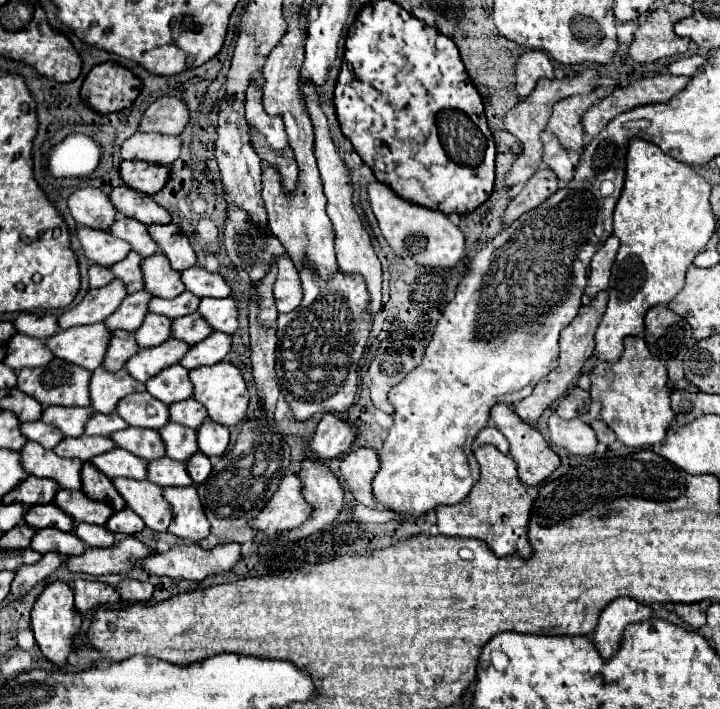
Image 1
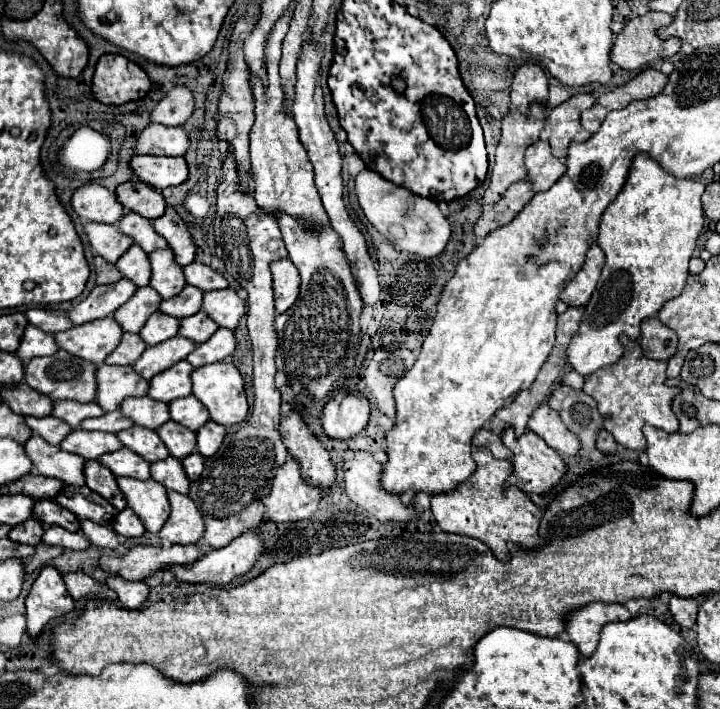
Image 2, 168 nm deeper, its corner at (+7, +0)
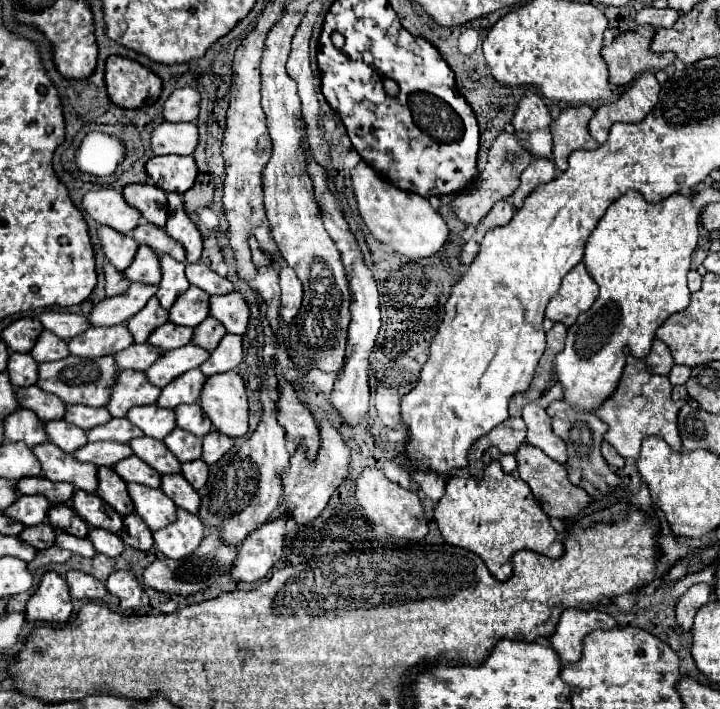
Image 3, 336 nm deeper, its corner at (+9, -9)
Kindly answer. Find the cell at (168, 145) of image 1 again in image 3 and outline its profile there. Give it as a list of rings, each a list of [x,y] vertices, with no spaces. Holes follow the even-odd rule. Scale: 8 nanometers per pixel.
[[[163,121],[151,135],[155,155],[191,155],[199,143],[197,123]]]

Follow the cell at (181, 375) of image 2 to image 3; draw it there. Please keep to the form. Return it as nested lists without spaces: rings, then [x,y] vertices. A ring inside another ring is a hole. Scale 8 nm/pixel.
[[[191,369],[191,371],[183,373],[183,377],[177,377],[175,381],[171,381],[171,385],[161,389],[161,397],[159,397],[157,405],[175,409],[181,403],[197,403],[205,381],[207,381],[207,377],[199,369]]]

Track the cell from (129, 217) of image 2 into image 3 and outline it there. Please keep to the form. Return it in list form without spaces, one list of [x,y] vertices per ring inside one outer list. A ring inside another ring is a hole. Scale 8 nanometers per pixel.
[[[141,221],[141,225],[133,231],[133,237],[139,241],[139,243],[145,243],[149,245],[157,255],[171,255],[173,259],[177,261],[185,261],[185,249],[181,243],[177,243],[175,239],[171,239],[161,227],[157,225],[151,225],[147,221]]]

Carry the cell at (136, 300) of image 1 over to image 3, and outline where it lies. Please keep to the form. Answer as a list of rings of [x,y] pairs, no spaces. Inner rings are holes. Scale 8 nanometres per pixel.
[[[151,297],[151,301],[147,301],[147,305],[143,307],[143,313],[137,313],[131,321],[127,321],[127,327],[137,343],[145,343],[149,335],[167,321],[169,321],[169,311],[159,305],[157,297]]]

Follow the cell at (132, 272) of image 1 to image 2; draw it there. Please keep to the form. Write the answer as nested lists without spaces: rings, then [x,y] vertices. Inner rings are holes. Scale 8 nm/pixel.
[[[133,244],[119,260],[117,260],[117,270],[123,274],[123,278],[131,280],[135,286],[149,286],[149,260],[147,254]]]

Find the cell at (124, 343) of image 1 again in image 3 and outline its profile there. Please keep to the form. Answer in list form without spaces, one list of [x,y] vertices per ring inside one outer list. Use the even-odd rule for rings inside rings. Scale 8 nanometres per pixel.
[[[133,343],[129,349],[123,349],[115,355],[119,369],[135,369],[135,371],[145,371],[149,369],[159,357],[161,357],[161,349],[151,345],[151,343]]]

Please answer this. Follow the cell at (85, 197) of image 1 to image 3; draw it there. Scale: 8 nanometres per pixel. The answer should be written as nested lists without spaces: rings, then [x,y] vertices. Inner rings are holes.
[[[99,189],[83,197],[83,209],[101,225],[109,225],[119,233],[131,233],[141,219],[141,213],[127,205],[121,191]]]

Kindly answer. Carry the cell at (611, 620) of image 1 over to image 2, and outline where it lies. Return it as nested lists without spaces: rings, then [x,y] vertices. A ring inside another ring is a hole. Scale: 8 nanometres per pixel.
[[[593,602],[567,616],[567,634],[569,640],[577,644],[583,658],[589,658],[597,650],[601,628],[609,622],[625,622],[629,618],[631,612],[623,604]]]

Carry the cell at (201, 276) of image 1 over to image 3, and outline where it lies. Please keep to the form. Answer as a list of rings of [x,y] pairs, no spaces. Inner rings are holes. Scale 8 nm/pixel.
[[[191,263],[185,269],[187,279],[191,285],[197,285],[199,289],[203,289],[209,295],[225,295],[233,291],[233,283],[225,277],[219,277],[213,269],[209,269],[205,263]]]

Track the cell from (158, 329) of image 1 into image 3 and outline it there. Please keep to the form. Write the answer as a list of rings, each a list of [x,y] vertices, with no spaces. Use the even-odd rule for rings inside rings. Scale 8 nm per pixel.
[[[165,323],[159,329],[155,329],[155,333],[151,333],[149,343],[163,351],[171,351],[171,349],[191,343],[191,339],[193,339],[191,327],[179,327],[175,323]]]

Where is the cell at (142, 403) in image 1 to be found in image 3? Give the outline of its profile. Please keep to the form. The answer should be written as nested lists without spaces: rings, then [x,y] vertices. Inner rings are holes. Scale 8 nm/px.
[[[159,405],[131,407],[127,419],[153,439],[165,439],[177,427],[173,409],[163,409]]]

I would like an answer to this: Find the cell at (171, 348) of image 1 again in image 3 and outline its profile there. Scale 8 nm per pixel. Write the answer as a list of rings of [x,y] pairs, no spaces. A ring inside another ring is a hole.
[[[185,345],[183,349],[173,349],[163,353],[147,371],[147,379],[157,385],[157,387],[165,387],[169,385],[175,377],[183,375],[189,369],[195,369],[199,365],[203,365],[209,359],[209,351],[197,347],[197,345]]]

